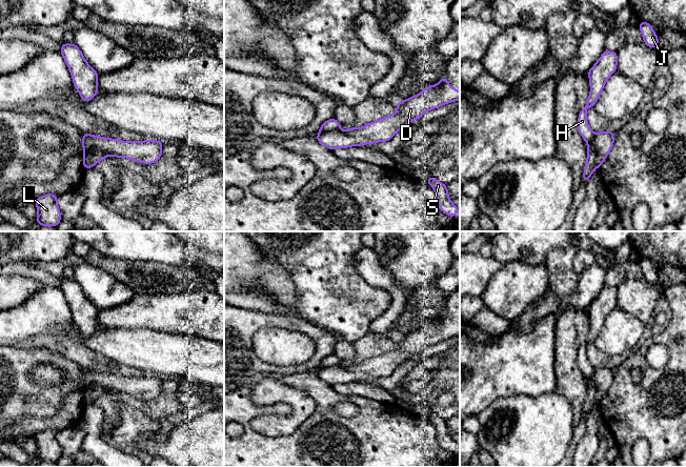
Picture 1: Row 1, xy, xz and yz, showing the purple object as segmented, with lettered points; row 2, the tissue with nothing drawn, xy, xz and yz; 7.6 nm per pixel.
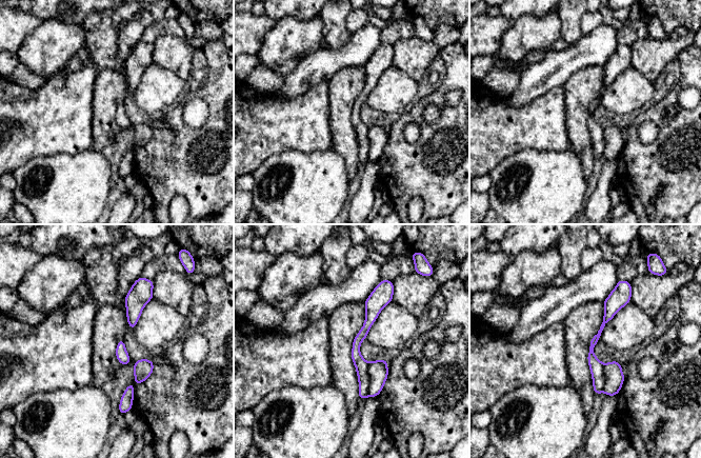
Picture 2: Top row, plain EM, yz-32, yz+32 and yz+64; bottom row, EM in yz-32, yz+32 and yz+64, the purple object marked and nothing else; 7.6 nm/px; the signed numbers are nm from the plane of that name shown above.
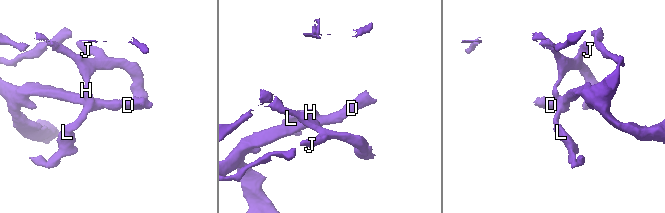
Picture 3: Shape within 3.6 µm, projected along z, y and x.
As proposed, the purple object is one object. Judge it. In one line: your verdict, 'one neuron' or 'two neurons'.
two neurons

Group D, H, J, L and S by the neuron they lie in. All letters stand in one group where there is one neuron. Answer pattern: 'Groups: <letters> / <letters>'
Groups: D / H J L S

